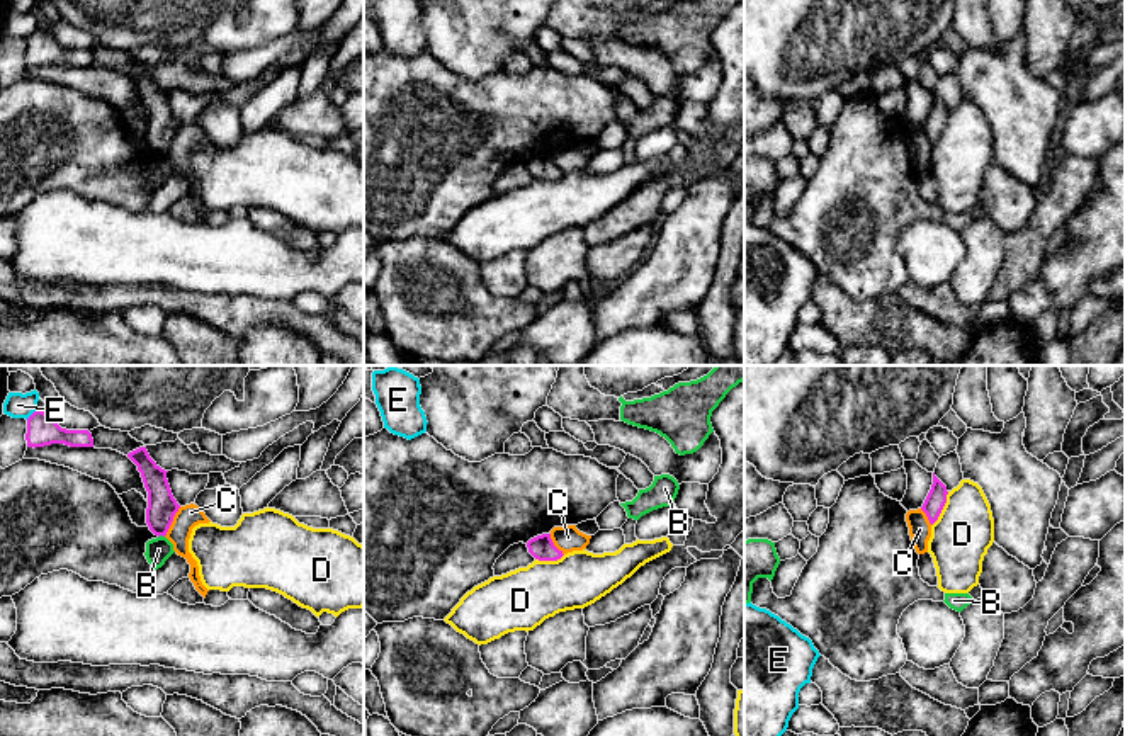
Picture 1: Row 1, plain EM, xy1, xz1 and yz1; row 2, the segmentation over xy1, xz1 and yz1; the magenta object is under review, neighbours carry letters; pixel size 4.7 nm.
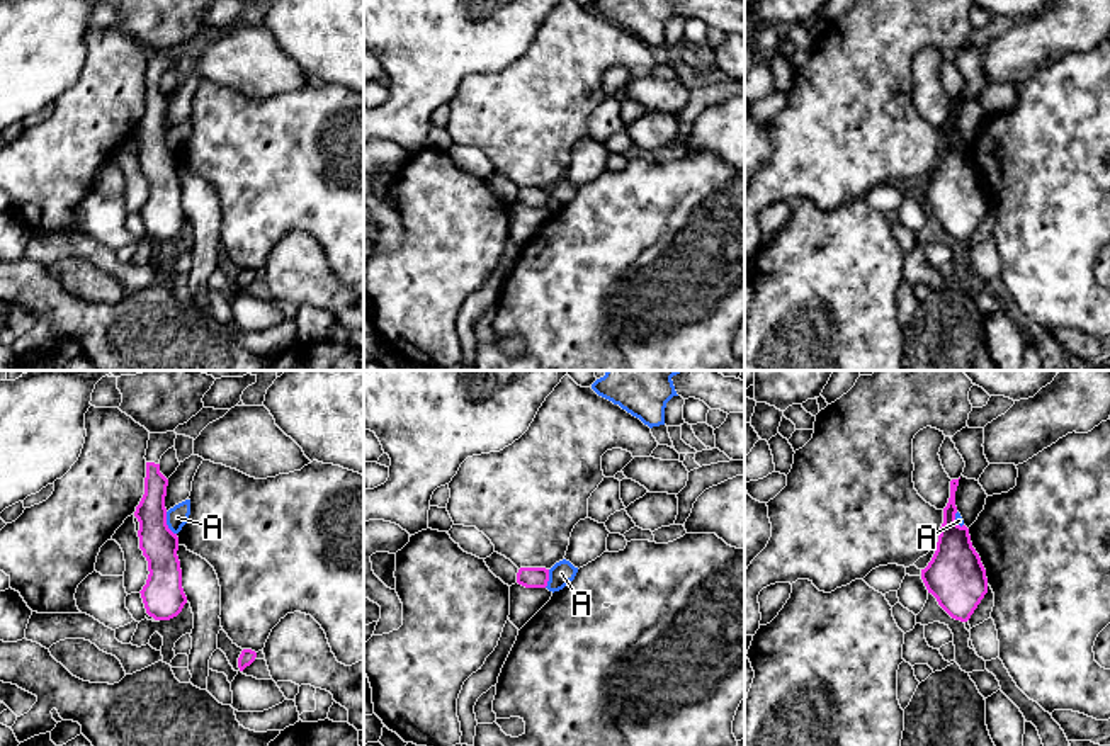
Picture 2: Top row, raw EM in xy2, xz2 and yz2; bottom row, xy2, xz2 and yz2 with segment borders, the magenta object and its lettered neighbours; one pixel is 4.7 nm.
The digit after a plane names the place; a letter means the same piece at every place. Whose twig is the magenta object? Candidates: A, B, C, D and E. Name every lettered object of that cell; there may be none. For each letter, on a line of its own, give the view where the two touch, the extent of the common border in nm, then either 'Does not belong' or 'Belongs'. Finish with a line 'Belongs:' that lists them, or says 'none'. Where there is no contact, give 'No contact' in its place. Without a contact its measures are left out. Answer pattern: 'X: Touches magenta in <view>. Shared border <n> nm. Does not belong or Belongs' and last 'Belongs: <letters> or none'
A: Touches magenta in xy2. Shared border 120 nm. Does not belong
B: Touches magenta in xy1. Shared border 30 nm. Does not belong
C: Touches magenta in xy1. Shared border 170 nm. Does not belong
D: Touches magenta in yz1. Shared border 190 nm. Does not belong
E: Touches magenta in xy1. Shared border 80 nm. Does not belong
Belongs: none

